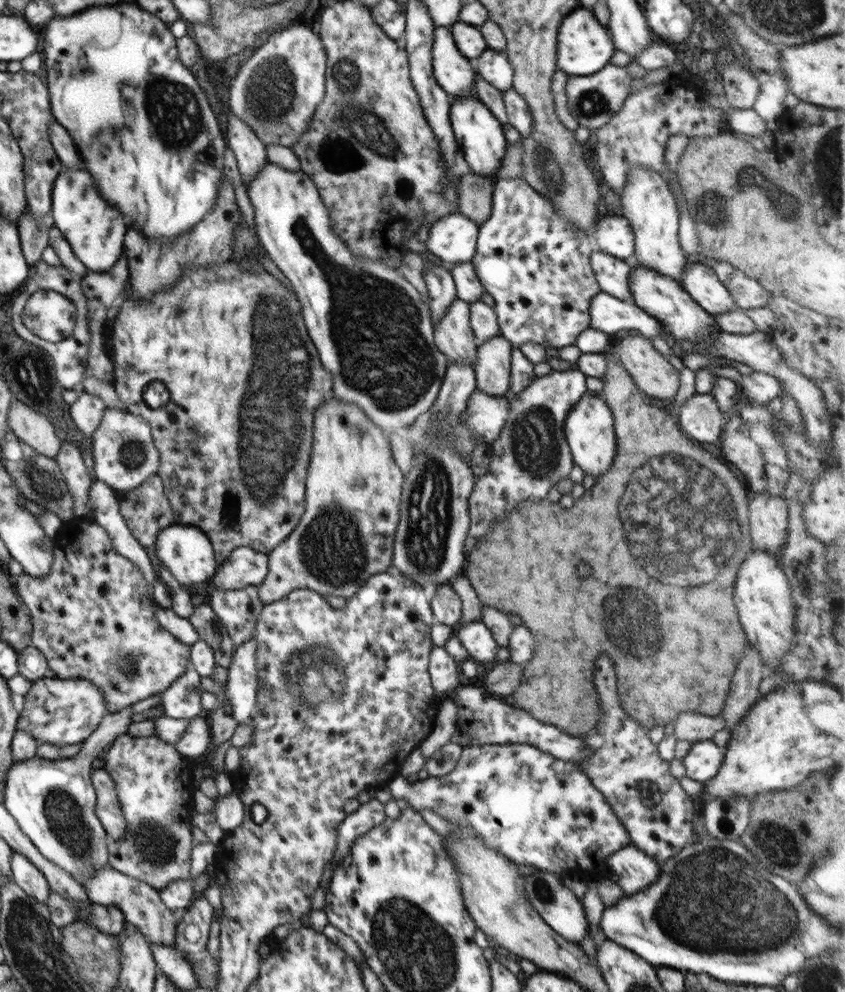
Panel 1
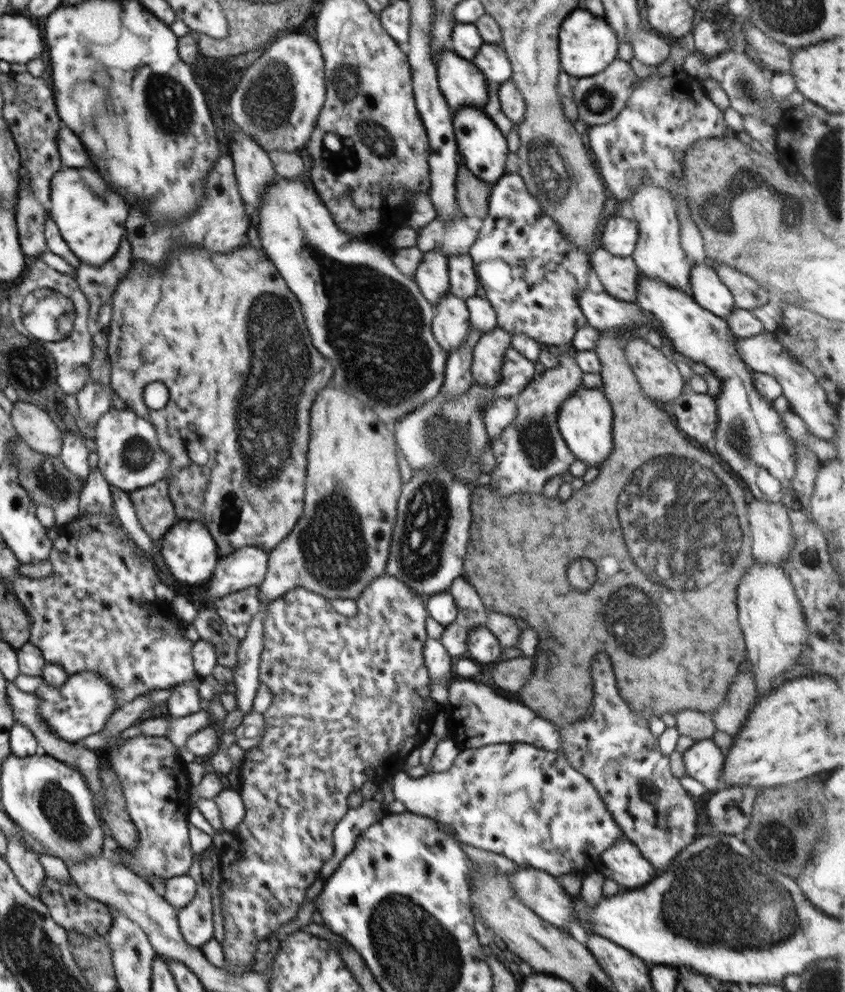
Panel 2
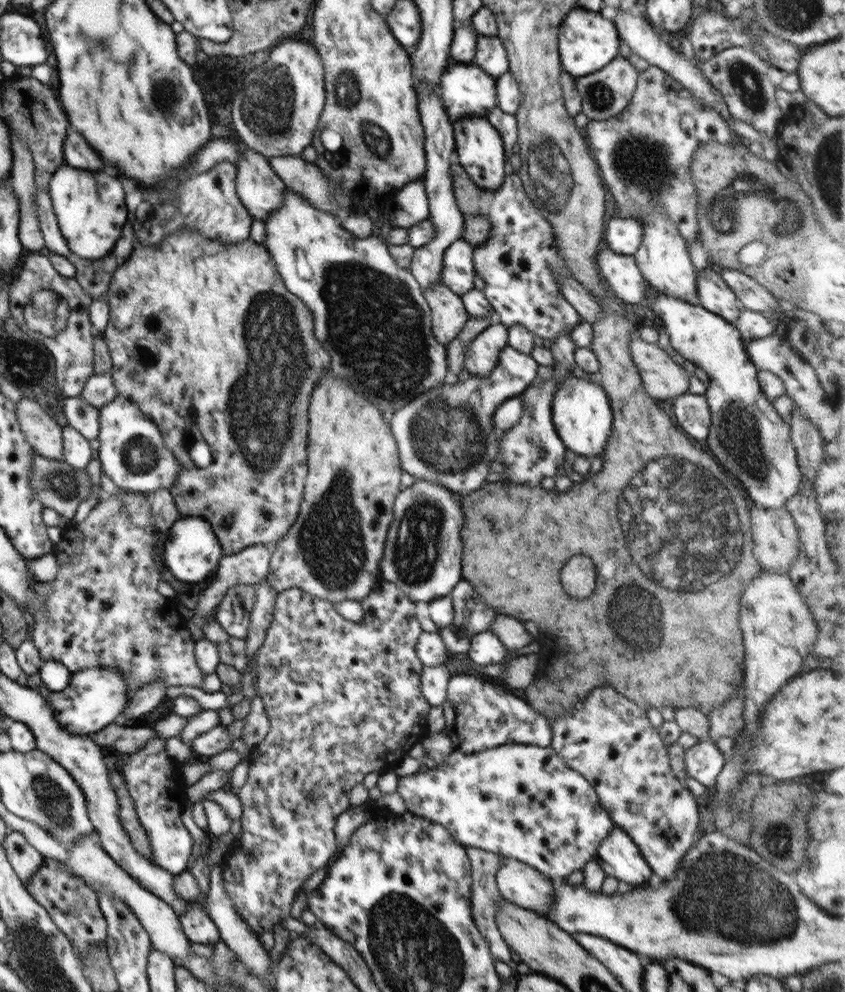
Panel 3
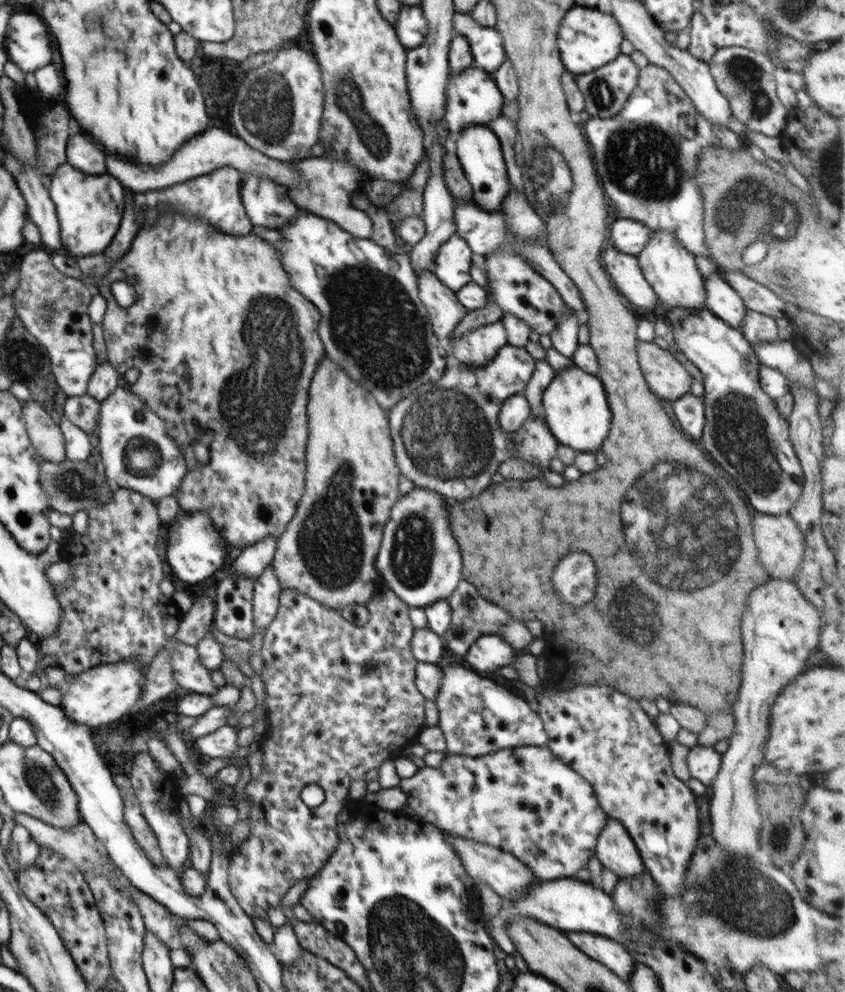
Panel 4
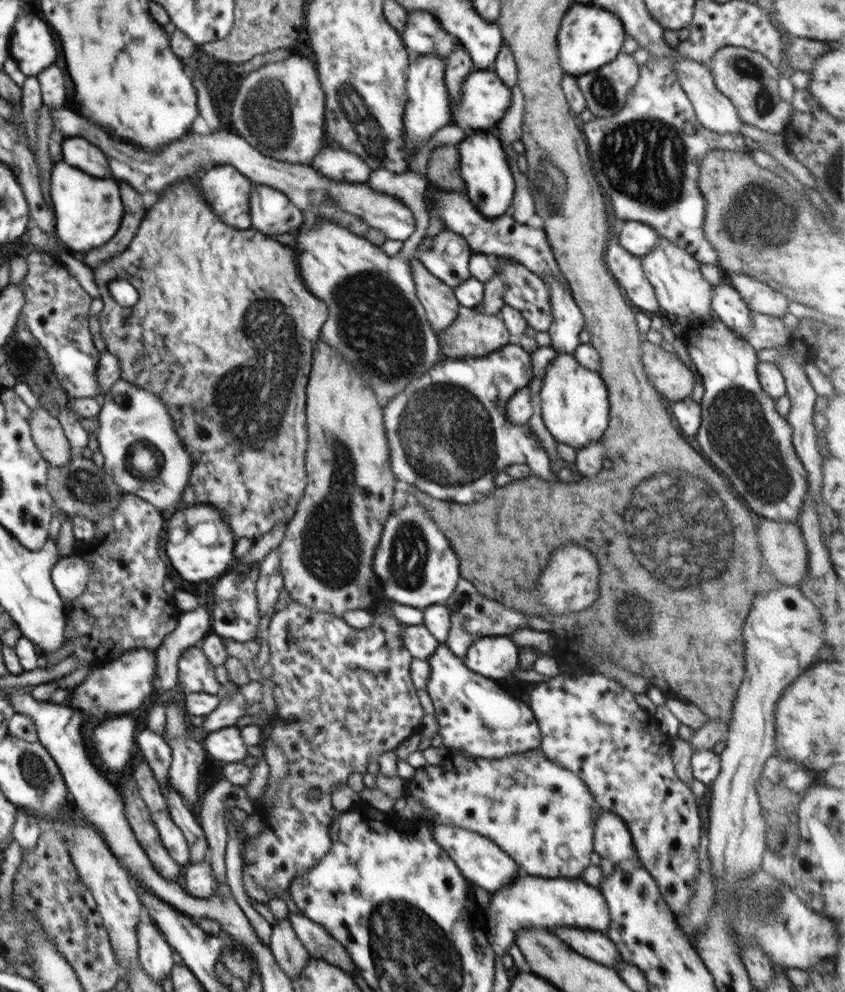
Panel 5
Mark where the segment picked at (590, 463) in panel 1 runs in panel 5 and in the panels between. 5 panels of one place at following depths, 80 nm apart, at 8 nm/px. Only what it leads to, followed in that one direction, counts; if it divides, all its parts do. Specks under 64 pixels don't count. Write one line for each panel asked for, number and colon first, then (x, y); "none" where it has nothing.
2: (585, 420)
3: (582, 415)
4: (577, 411)
5: (574, 401)

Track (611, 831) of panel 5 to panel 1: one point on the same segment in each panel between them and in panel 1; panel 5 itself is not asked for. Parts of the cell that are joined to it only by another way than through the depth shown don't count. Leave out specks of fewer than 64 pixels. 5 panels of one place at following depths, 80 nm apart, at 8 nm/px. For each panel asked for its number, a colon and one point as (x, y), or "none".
1: (632, 869)
2: (623, 862)
3: (619, 857)
4: (615, 849)

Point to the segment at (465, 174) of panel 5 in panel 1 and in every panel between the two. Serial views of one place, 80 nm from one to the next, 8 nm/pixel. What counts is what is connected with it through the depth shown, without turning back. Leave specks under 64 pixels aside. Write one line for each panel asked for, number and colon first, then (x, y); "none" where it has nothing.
1: (479, 134)
2: (482, 148)
3: (479, 150)
4: (479, 151)

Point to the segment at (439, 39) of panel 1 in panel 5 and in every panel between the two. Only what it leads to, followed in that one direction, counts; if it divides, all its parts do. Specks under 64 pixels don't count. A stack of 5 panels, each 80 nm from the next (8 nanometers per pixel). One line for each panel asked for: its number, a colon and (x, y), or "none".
2: (462, 83)
3: (466, 89)
4: (473, 98)
5: (485, 98)

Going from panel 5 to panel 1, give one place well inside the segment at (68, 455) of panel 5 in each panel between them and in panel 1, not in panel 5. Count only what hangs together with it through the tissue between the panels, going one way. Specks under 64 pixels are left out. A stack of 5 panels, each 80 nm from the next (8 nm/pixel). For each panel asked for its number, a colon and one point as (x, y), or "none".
1: (31, 427)
2: (34, 426)
3: (43, 434)
4: (45, 433)

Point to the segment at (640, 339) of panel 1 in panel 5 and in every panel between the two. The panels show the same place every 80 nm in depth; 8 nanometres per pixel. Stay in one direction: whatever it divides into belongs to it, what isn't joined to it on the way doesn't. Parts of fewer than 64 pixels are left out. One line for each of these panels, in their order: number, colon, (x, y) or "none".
2: (659, 378)
3: (662, 377)
4: (668, 379)
5: (670, 376)

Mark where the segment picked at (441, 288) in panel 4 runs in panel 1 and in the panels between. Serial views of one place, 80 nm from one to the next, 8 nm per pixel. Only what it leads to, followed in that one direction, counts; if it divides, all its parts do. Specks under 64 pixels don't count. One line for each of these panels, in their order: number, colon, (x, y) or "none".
1: (453, 335)
2: (450, 326)
3: (448, 314)

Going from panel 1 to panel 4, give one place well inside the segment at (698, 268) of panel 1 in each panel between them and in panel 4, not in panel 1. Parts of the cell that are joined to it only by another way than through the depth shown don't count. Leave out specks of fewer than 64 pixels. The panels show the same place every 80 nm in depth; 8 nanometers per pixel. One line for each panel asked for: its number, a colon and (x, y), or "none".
2: (708, 291)
3: (715, 296)
4: (723, 301)

